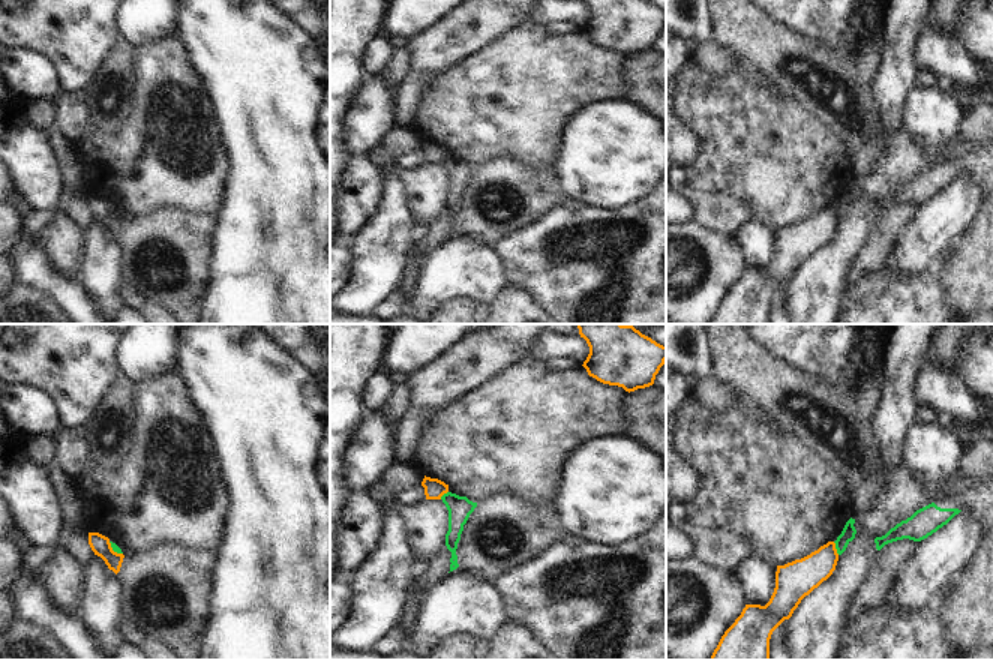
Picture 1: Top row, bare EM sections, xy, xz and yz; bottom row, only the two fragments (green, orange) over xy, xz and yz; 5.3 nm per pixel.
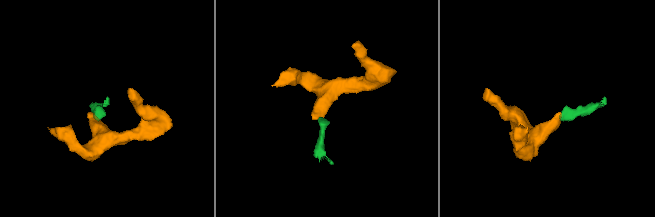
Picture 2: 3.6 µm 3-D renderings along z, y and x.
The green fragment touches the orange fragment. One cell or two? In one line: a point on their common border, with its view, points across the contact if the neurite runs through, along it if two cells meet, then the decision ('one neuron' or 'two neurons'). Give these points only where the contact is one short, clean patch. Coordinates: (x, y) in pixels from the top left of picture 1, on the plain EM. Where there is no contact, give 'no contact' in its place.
meets green in yz at (836, 212); border along yz (833, 206), (839, 218); two neurons

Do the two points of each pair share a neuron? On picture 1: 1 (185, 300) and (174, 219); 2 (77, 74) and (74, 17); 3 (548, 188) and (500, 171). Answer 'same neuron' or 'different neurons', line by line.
1: same neuron
2: same neuron
3: same neuron

